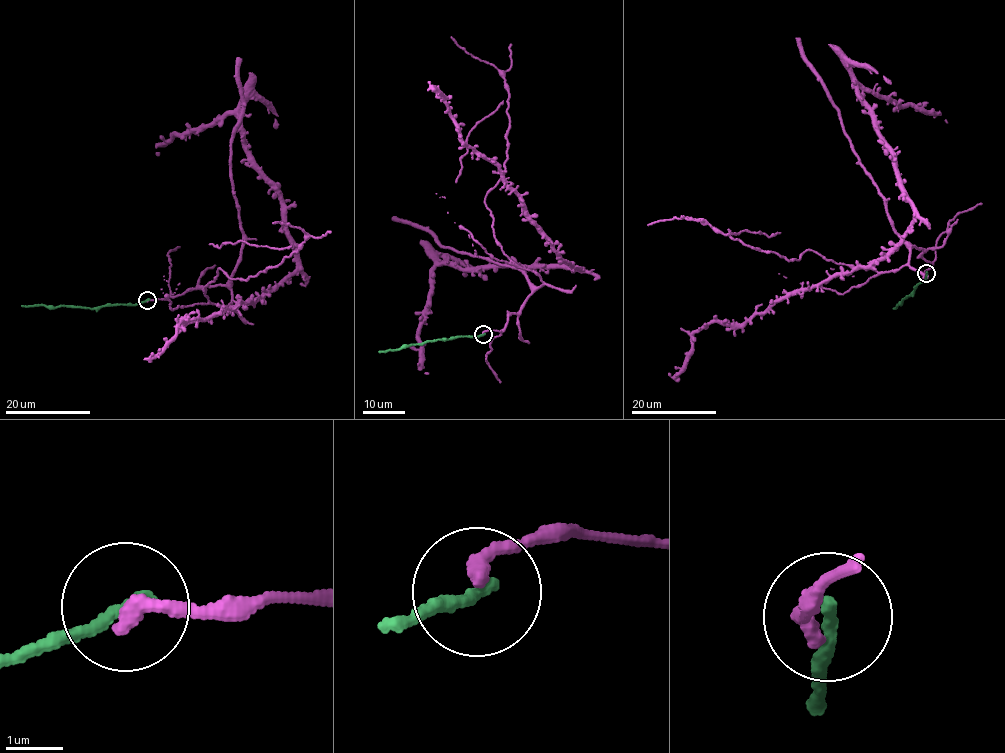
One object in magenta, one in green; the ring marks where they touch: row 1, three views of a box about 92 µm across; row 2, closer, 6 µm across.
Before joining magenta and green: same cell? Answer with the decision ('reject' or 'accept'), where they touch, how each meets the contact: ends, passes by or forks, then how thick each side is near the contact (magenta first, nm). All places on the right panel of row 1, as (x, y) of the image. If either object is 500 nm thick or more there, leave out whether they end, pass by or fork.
accept | (926, 273) | magenta ends | green ends | 280/240 nm

